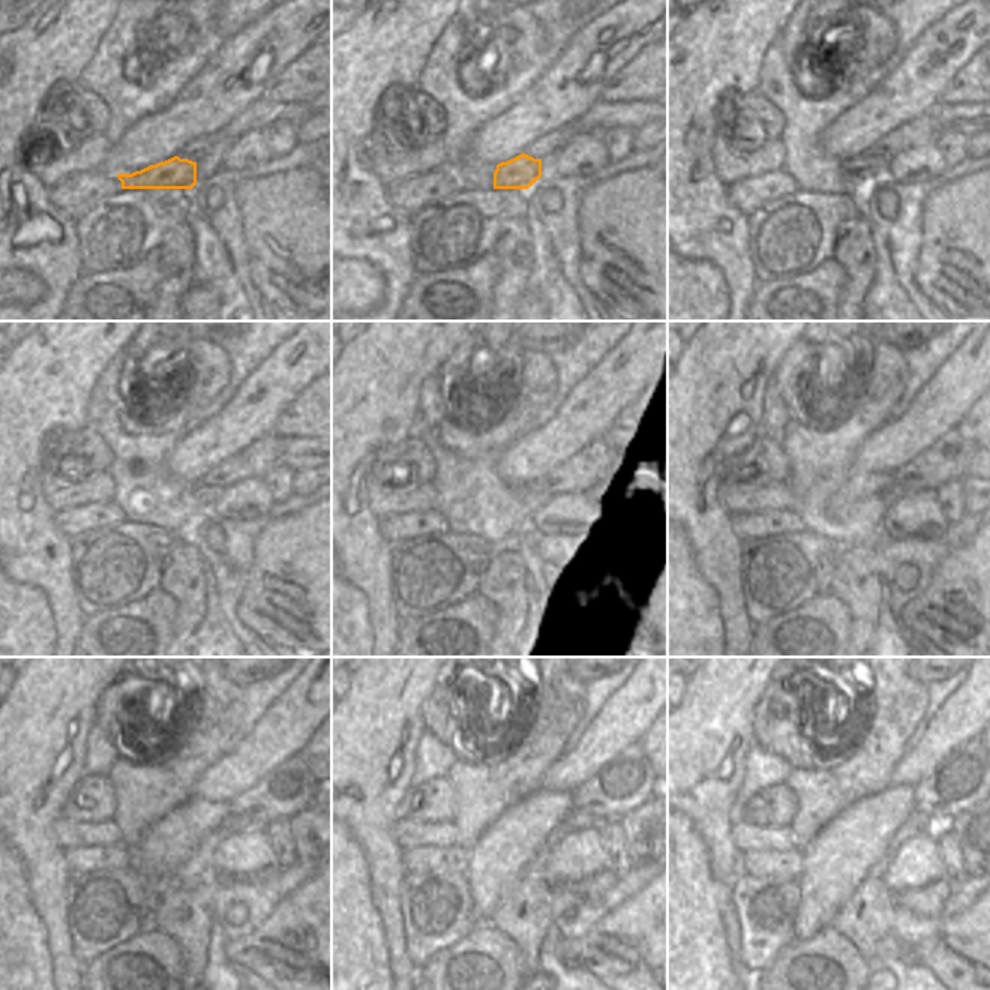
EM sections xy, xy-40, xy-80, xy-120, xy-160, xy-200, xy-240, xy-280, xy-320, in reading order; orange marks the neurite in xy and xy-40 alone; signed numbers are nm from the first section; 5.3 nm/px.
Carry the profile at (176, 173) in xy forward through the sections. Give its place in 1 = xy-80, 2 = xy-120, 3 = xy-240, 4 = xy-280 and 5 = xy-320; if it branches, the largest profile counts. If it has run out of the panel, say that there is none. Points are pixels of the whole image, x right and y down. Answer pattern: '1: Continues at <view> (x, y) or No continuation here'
1: Continues at xy-80 (860, 171)
2: Continues at xy-120 (204, 497)
3: Continues at xy-240 (231, 825)
4: Continues at xy-280 (578, 819)
5: Continues at xy-320 (923, 821).

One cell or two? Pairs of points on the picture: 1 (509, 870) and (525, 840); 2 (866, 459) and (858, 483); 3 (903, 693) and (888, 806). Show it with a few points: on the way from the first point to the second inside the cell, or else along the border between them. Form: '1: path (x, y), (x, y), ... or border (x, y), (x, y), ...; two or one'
1: path (509, 863), (509, 857), (518, 848); one
2: border (849, 471), (891, 474); two
3: border (888, 785), (857, 801); two

